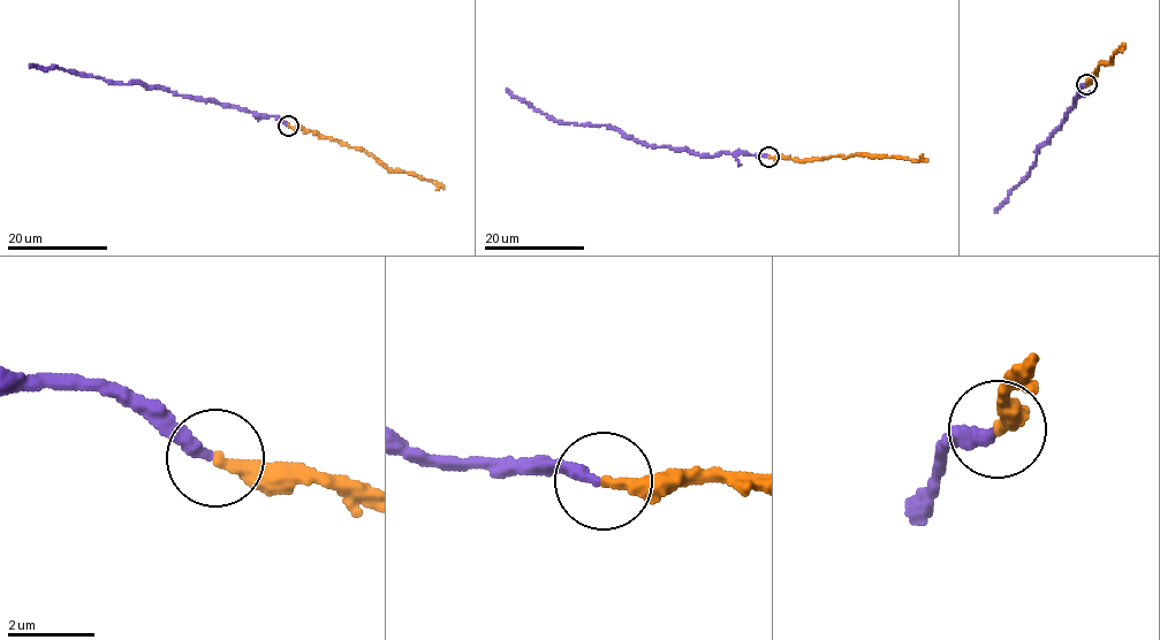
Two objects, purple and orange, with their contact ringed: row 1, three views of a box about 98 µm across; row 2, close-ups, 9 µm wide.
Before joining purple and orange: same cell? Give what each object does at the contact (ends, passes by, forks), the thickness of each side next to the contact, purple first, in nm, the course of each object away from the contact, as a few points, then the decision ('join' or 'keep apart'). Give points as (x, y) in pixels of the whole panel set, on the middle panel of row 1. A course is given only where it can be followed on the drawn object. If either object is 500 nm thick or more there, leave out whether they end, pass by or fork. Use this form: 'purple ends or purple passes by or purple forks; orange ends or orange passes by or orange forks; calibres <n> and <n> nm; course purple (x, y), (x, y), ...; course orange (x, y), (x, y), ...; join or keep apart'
purple ends; orange ends; calibres 280 and 280 nm; course purple (768, 157), (721, 152), (697, 154), (646, 145), (605, 124), (554, 122), (506, 89); course orange (768, 157), (803, 160), (862, 154), (923, 160), (923, 155); join

